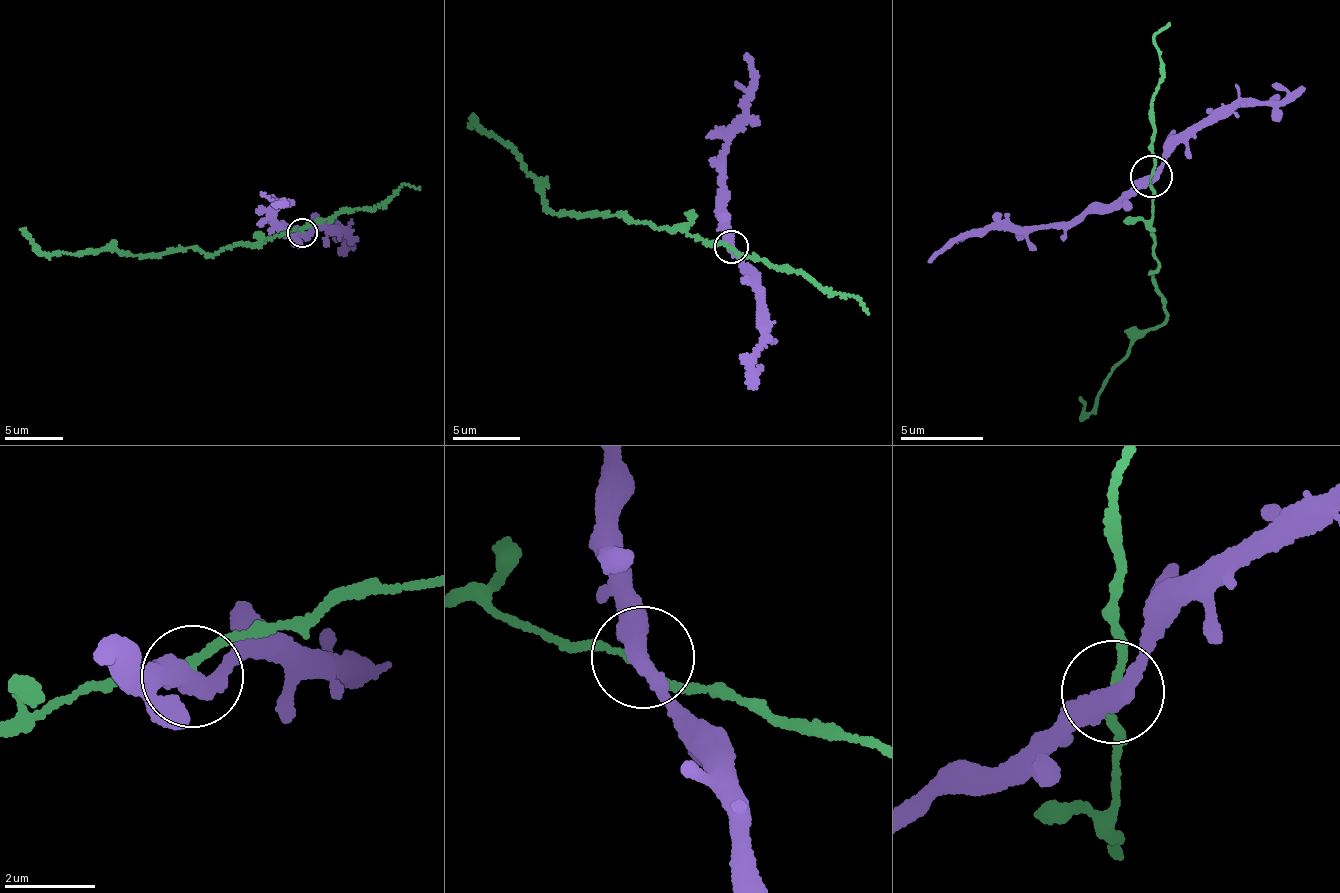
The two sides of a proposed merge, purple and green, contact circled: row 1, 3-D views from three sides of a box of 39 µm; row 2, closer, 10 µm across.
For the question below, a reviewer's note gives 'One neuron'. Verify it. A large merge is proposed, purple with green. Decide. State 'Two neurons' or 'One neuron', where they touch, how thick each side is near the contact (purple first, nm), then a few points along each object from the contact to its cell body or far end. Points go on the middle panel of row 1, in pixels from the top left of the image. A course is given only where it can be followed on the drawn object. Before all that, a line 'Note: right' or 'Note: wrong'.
Note: wrong
Two neurons. Place: (731, 247). Thickness 440 nm (purple) against 140 nm. Course of purple: (732, 248), (724, 206), (728, 136), (740, 122), (752, 77), (746, 53). Course of green: (732, 248), (623, 215), (559, 216), (547, 207), (544, 183), (508, 147), (474, 122), (468, 127)

